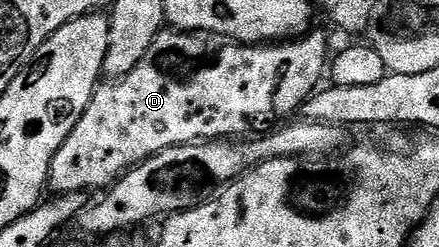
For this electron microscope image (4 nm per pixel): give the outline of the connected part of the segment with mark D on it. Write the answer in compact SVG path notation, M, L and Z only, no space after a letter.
M175 28L161 30L158 37L154 40L154 44L150 44L150 52L146 52L146 56L142 56L142 60L138 64L138 68L134 68L134 72L130 72L125 78L108 80L96 87L96 95L90 100L86 112L82 112L82 120L78 120L78 124L74 124L74 132L70 132L70 136L66 136L62 148L58 148L58 152L54 156L50 175L51 189L54 188L53 191L56 194L79 194L81 192L93 192L92 190L100 192L111 186L127 170L132 169L134 166L139 166L141 162L154 157L155 154L162 152L166 148L185 146L191 142L202 142L205 140L224 140L229 136L236 136L232 134L238 133L243 128L244 122L258 117L263 110L276 109L280 114L288 114L291 110L299 111L302 104L307 102L316 93L318 87L321 85L320 77L323 74L325 77L326 71L330 66L328 38L322 31L315 30L313 29L311 32L295 40L285 40L271 44L234 42L231 38L223 38L221 34L211 34L205 30L193 30L191 32Z

